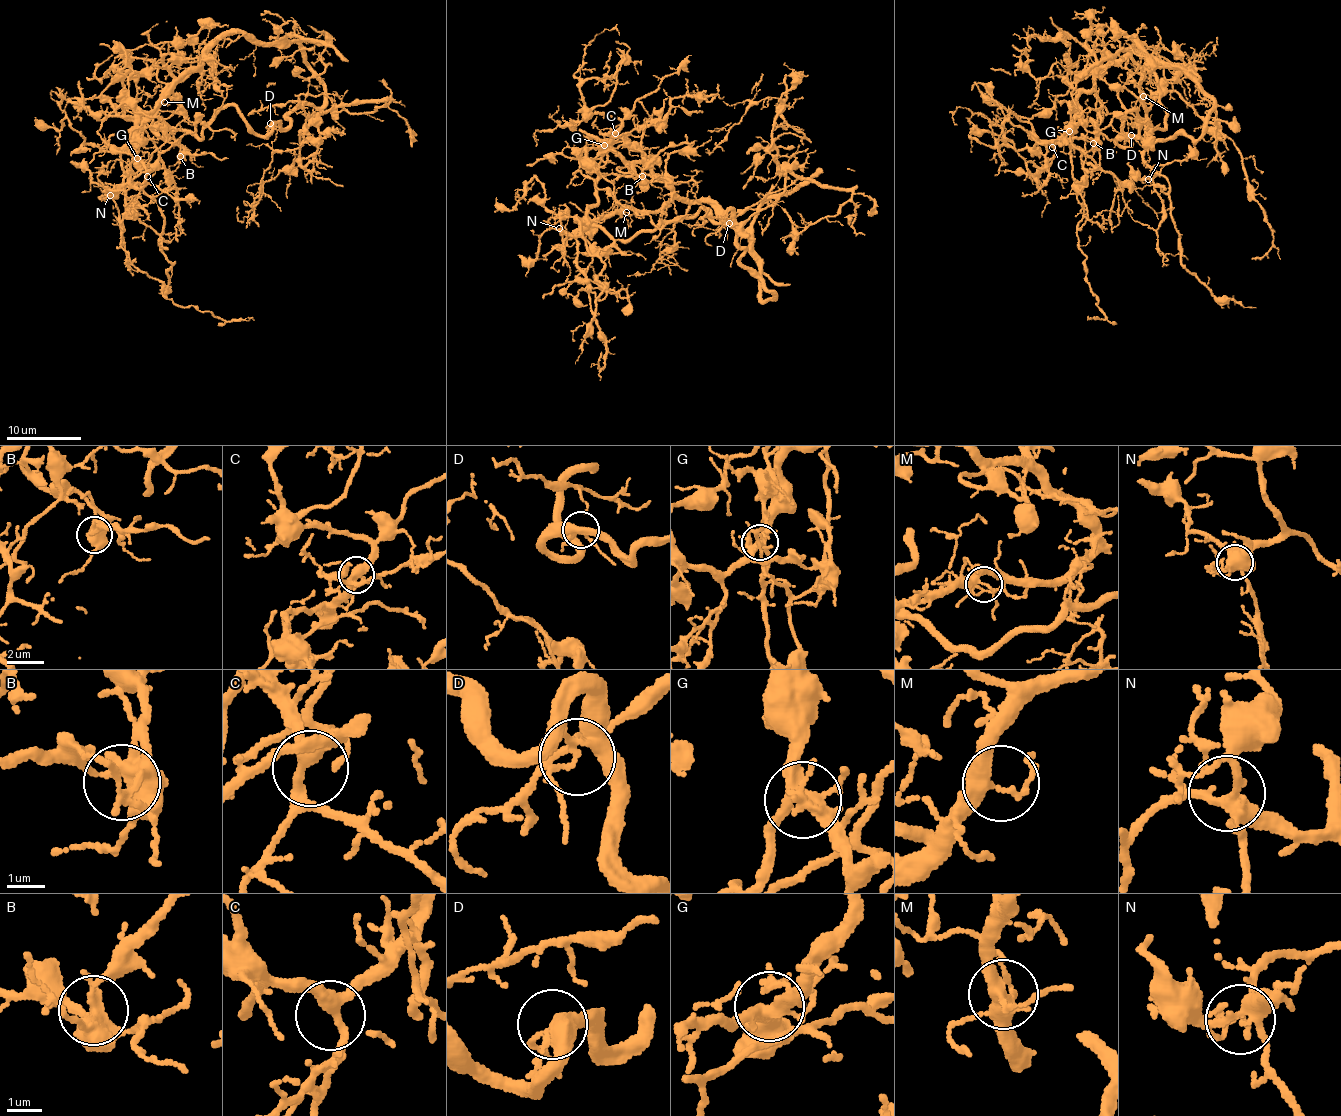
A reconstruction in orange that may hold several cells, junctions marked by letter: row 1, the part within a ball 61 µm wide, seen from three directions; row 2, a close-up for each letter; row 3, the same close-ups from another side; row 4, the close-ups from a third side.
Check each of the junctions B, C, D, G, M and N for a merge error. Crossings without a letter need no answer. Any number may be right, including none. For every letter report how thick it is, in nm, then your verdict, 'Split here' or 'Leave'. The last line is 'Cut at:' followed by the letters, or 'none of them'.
B: Thickness 480 nm. Leave
C: Thickness 320 nm. Leave
D: Thickness 100 nm. Leave
G: Thickness 320 nm. Leave
M: Thickness 320 nm. Leave
N: Thickness 320 nm. Leave
Cut at: none of them

